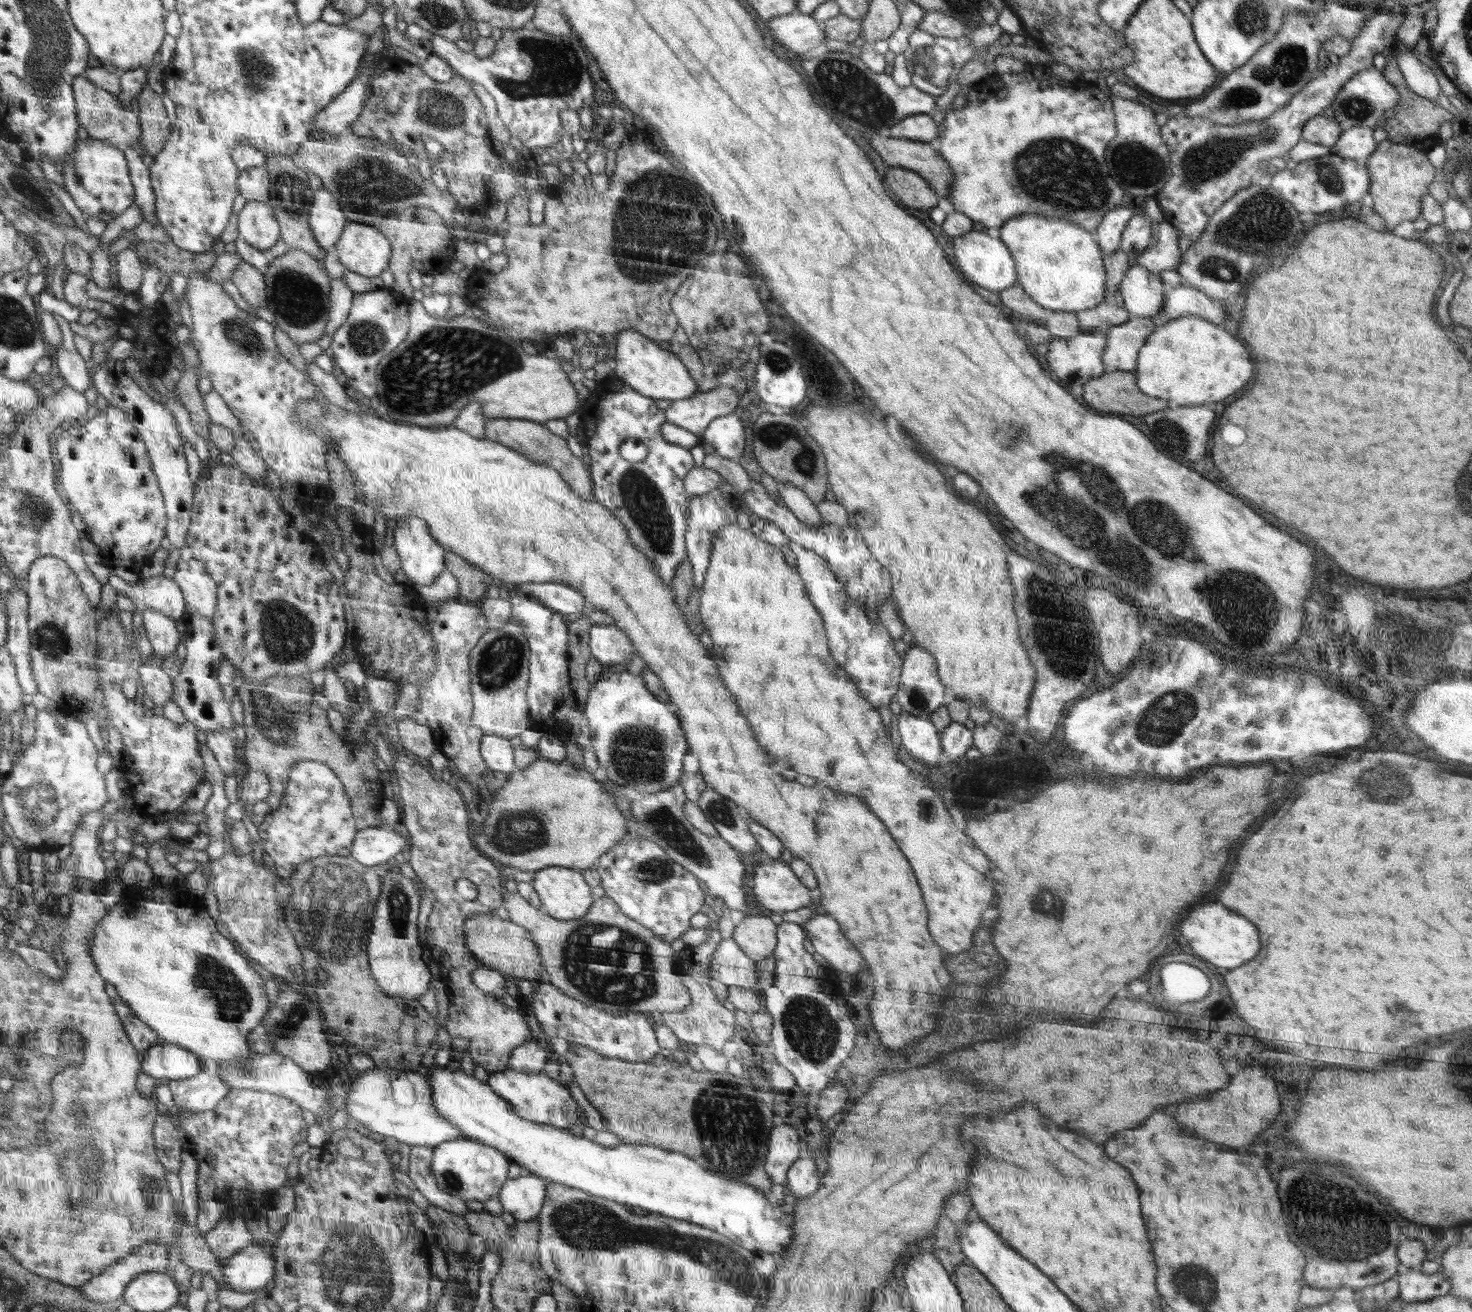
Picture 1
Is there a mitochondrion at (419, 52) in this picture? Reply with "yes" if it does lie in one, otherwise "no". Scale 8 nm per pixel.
no

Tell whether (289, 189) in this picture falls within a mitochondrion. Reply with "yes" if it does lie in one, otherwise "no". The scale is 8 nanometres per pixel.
yes

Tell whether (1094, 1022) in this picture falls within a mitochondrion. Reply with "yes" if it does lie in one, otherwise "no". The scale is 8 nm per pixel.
no

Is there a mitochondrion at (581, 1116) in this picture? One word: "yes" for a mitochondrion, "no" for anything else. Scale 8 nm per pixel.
no

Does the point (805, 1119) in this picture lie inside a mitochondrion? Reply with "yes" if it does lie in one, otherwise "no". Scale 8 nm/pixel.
no

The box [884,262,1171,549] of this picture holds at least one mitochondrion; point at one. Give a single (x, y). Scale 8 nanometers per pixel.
(1013, 429)

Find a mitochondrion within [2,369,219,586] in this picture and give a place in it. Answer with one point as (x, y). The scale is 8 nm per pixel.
(33, 513)

